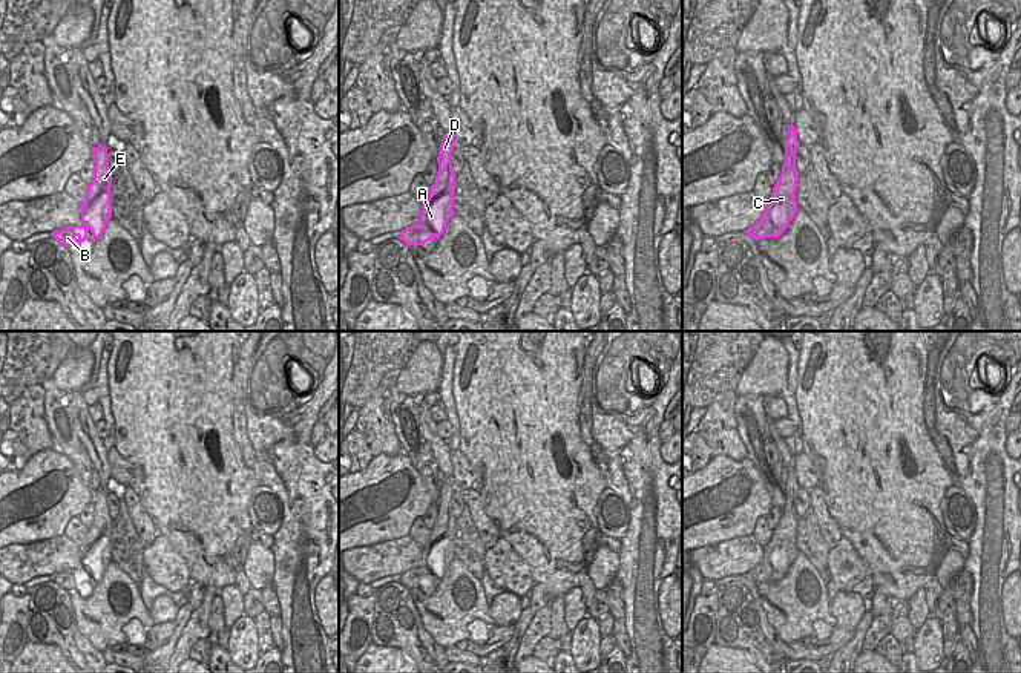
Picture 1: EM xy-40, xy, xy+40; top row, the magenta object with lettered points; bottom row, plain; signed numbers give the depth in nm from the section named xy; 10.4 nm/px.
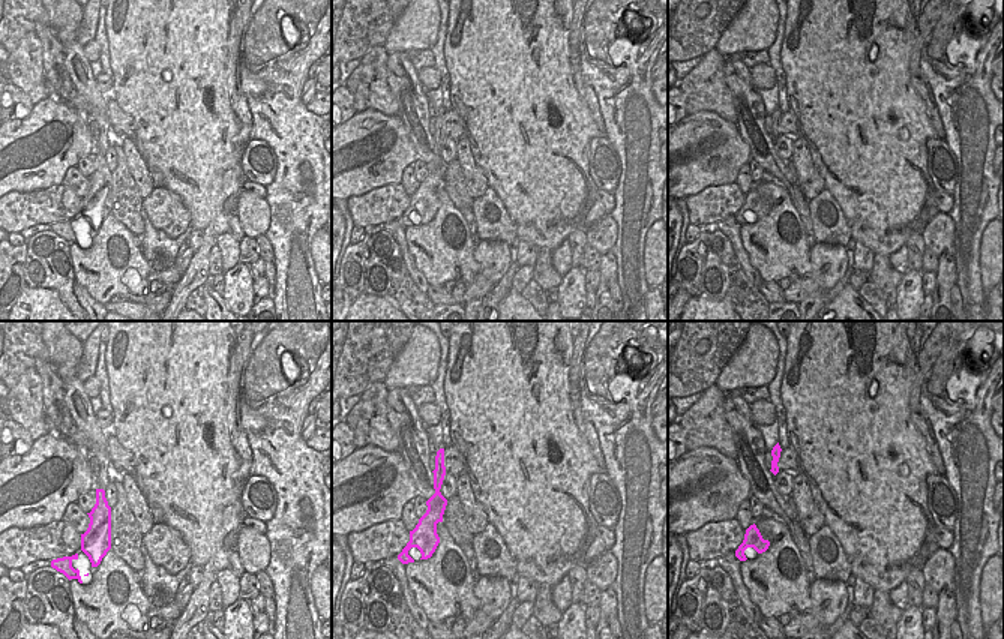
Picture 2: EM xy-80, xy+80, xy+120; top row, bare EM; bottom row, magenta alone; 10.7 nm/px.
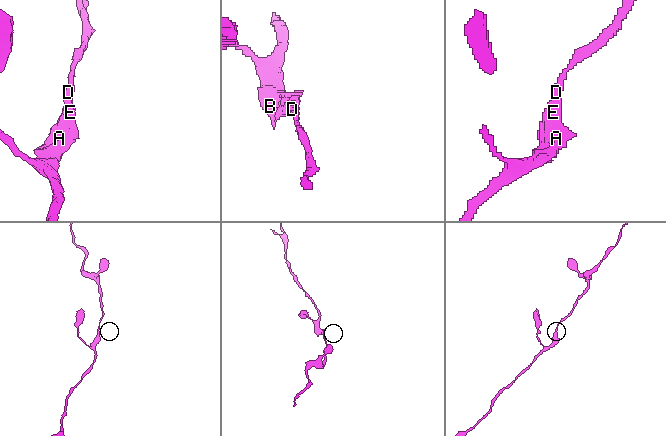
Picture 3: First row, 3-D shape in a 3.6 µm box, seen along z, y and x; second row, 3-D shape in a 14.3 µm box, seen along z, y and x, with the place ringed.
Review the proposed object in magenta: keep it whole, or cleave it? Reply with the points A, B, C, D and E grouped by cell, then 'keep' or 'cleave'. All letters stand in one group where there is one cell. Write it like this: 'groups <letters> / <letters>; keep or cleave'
groups A B C D E; keep

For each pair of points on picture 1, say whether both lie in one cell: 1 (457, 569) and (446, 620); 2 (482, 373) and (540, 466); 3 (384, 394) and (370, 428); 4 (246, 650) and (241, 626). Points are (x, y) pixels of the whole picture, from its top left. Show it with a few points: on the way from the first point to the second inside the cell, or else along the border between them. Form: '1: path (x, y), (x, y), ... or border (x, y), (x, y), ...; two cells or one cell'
1: path (453, 581), (449, 607); one cell
2: path (505, 396), (518, 410), (518, 428), (525, 443); one cell
3: path (379, 402), (374, 420); one cell
4: path (242, 644), (242, 632); one cell

